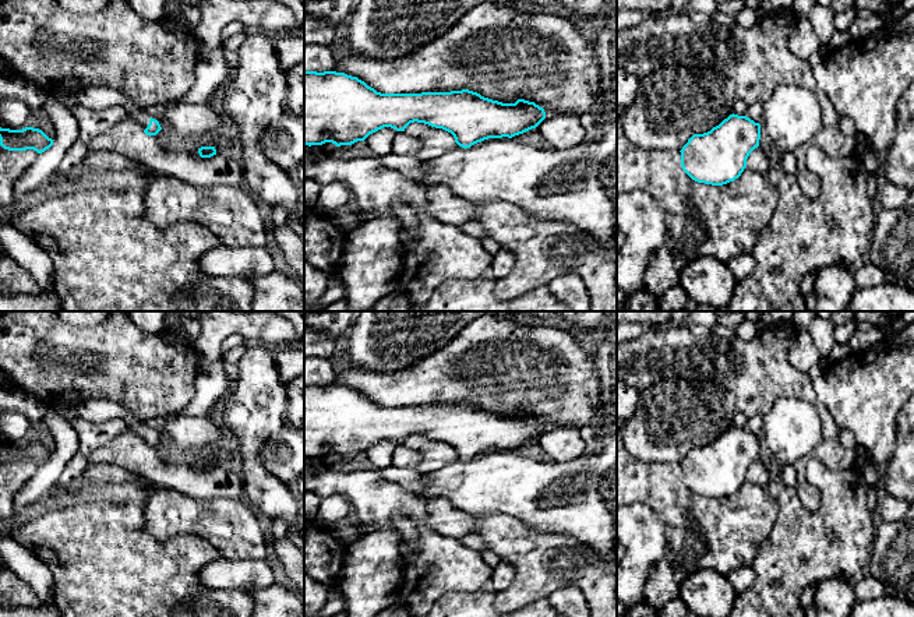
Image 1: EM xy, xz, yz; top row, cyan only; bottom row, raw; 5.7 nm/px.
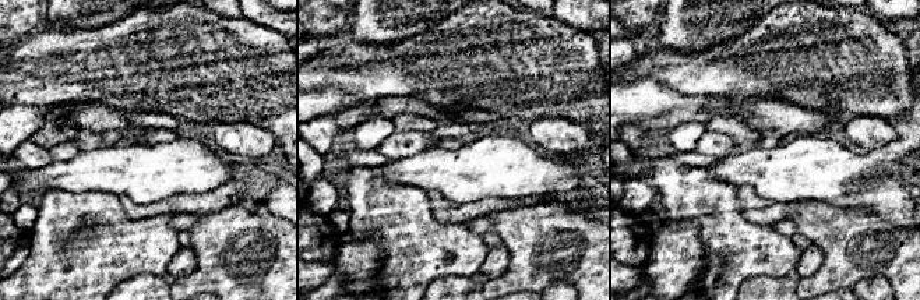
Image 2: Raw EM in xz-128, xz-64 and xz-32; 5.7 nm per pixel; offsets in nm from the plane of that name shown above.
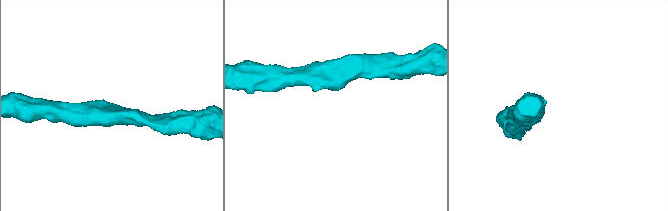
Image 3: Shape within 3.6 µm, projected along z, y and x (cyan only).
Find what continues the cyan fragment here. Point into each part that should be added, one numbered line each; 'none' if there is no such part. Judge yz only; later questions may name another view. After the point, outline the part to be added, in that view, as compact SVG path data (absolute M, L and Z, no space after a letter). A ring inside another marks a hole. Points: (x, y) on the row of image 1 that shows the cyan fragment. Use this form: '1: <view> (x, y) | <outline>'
none

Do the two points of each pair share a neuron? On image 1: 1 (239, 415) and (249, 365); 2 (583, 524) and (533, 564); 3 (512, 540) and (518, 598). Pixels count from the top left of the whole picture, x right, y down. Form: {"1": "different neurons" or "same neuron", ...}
{"1": "same neuron", "2": "different neurons", "3": "same neuron"}

